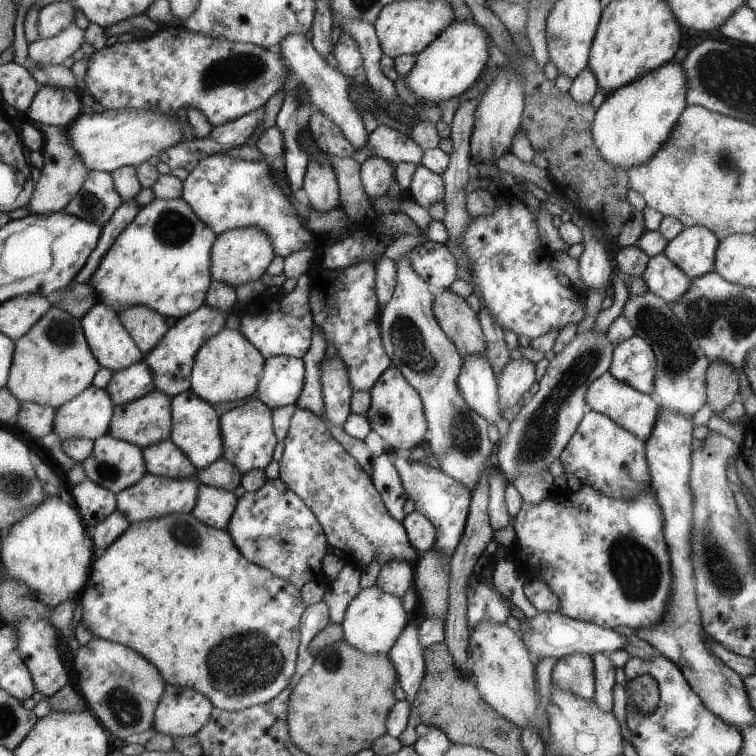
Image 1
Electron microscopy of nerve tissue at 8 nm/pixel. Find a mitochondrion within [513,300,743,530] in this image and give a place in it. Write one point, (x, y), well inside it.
(675, 345)

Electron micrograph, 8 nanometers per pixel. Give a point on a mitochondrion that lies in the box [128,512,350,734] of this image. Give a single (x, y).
(251, 661)

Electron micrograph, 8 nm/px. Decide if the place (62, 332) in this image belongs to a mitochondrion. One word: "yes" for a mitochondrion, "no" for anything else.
yes

